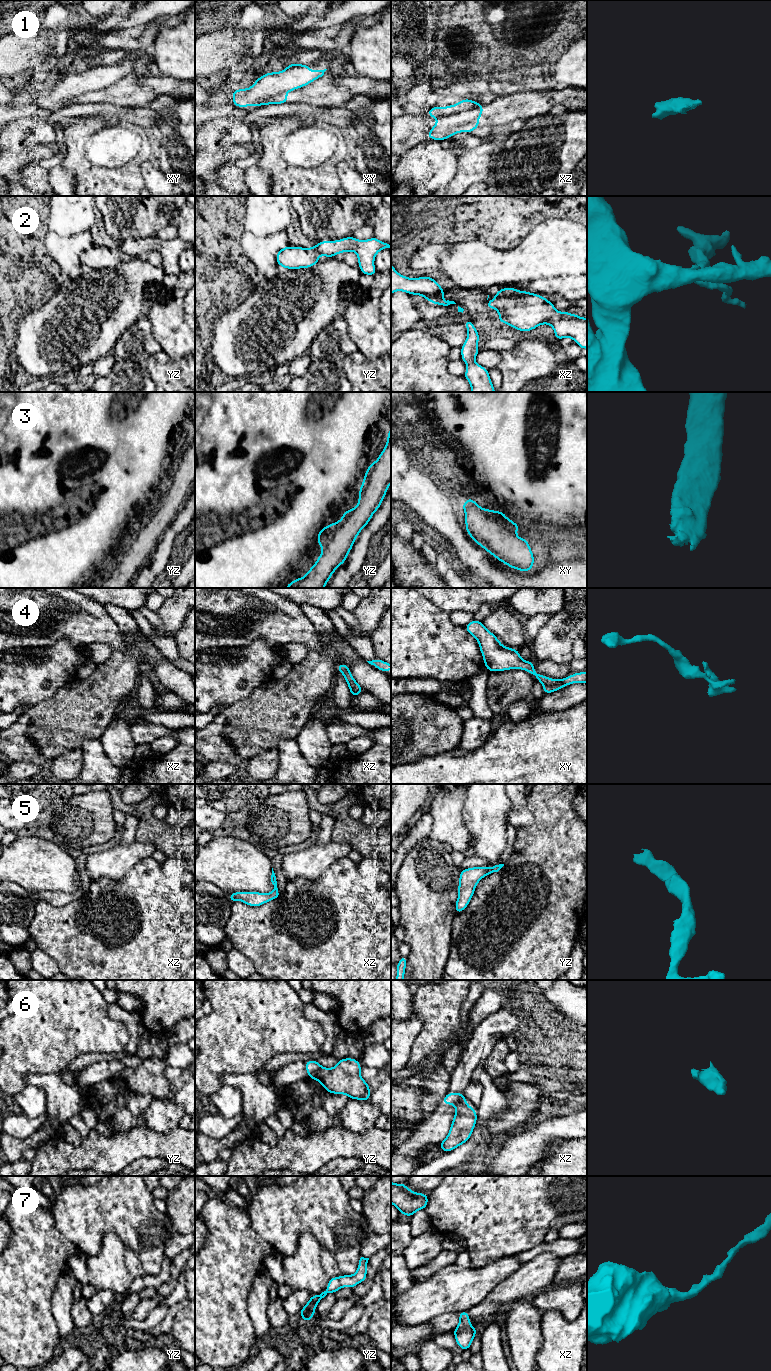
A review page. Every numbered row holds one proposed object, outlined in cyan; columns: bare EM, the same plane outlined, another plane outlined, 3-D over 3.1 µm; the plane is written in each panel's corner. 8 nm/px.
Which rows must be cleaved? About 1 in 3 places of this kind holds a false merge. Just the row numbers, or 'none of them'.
1, 6

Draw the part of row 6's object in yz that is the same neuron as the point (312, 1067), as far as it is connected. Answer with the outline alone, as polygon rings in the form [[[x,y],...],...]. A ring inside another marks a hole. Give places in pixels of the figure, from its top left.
[[[308,1060],[305,1062],[305,1069],[307,1071],[308,1077],[313,1079],[316,1073],[322,1068],[319,1062],[315,1060]]]

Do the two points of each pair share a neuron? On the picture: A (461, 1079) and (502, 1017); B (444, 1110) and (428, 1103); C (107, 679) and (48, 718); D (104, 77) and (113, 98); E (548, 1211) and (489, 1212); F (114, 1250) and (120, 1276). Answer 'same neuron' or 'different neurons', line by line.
A: same neuron
B: different neurons
C: same neuron
D: different neurons
E: same neuron
F: same neuron

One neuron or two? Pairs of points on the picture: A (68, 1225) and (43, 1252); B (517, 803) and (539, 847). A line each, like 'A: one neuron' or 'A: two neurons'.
A: two neurons
B: two neurons

